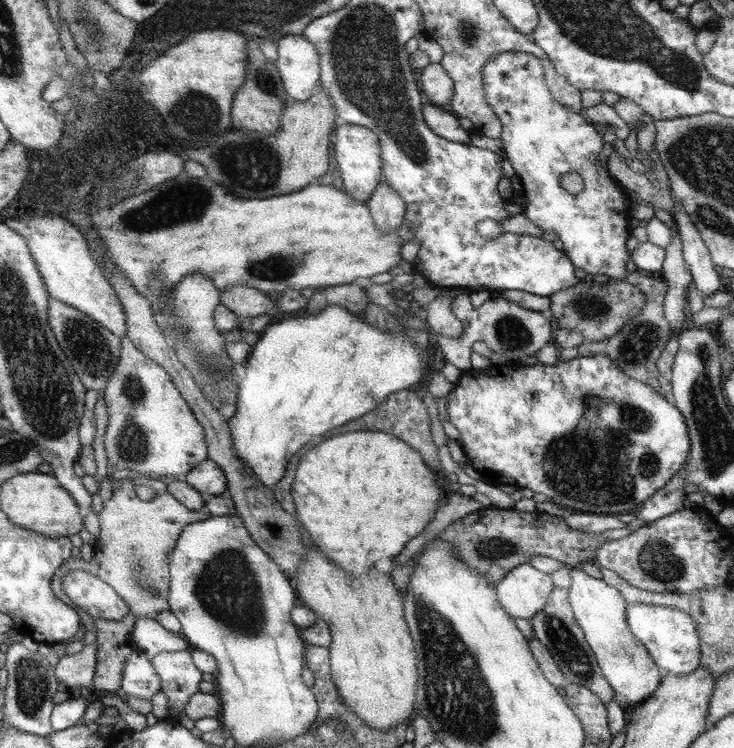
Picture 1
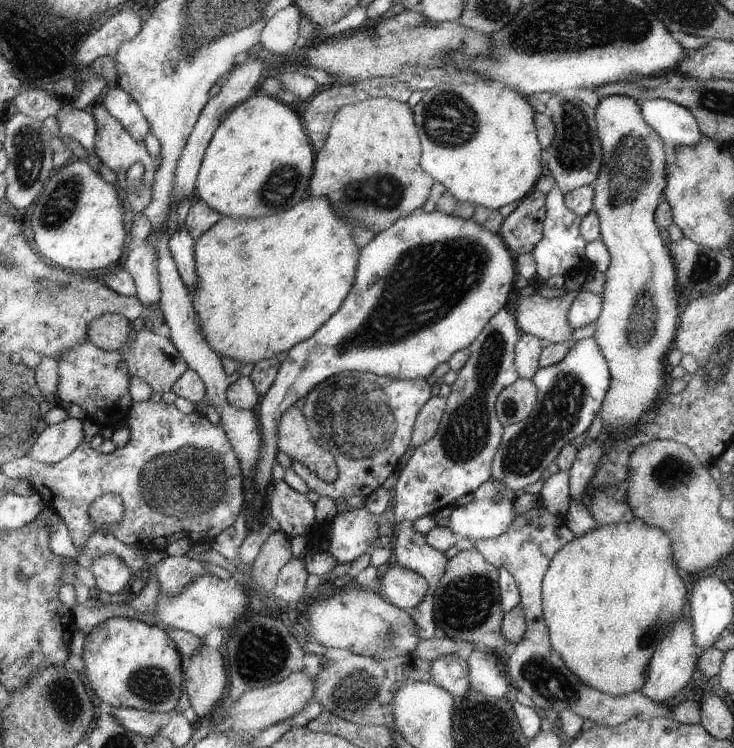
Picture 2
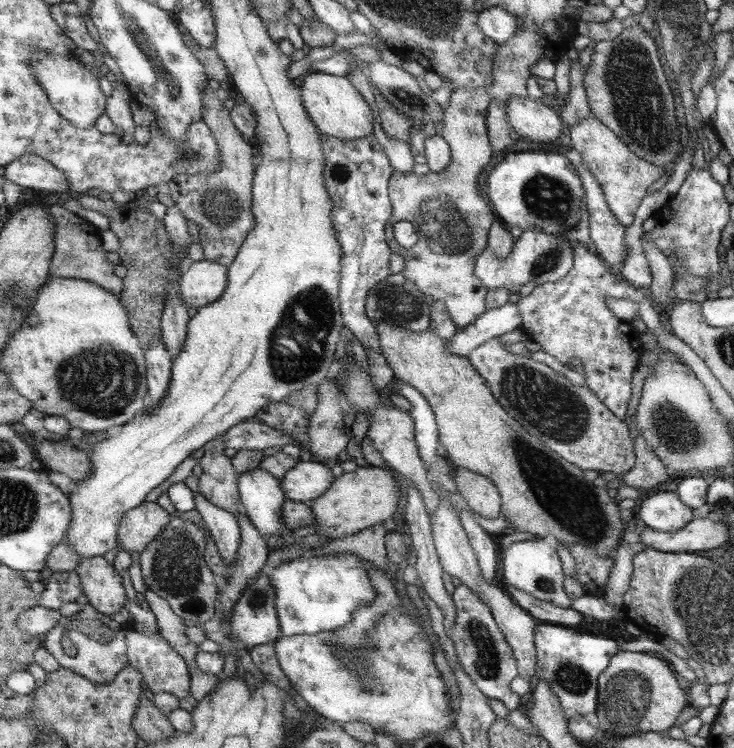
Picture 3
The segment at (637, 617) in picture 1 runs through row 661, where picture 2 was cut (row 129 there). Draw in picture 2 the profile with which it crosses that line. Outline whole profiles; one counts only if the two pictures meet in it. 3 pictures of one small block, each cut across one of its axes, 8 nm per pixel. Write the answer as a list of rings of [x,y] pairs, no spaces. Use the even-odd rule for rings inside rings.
[[[639,100],[637,104],[639,104],[643,120],[647,122],[647,126],[651,126],[659,134],[659,138],[663,138],[663,144],[669,154],[679,152],[679,148],[693,148],[701,142],[703,134],[697,126],[697,120],[693,118],[693,114],[689,114],[685,106],[679,106],[669,100]]]

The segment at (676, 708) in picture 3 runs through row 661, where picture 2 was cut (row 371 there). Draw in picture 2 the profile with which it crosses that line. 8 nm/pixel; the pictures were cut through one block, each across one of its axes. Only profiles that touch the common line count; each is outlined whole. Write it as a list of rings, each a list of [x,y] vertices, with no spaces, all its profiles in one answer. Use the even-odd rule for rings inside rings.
[[[629,96],[599,98],[599,104],[595,106],[595,124],[603,156],[593,186],[591,214],[597,214],[601,232],[599,240],[605,244],[611,256],[611,264],[609,270],[605,272],[605,284],[601,292],[603,308],[599,318],[595,320],[595,334],[593,334],[593,340],[597,342],[599,352],[603,354],[611,374],[611,386],[605,394],[603,408],[599,410],[599,414],[603,420],[603,428],[611,430],[609,436],[621,436],[625,428],[643,418],[643,414],[655,404],[659,392],[665,390],[667,368],[669,368],[665,356],[667,350],[673,348],[675,330],[681,314],[677,306],[679,288],[677,288],[675,264],[669,256],[667,242],[661,240],[659,226],[655,224],[655,208],[663,198],[665,176],[667,176],[667,166],[671,164],[671,154],[667,152],[663,138],[659,138],[659,134],[643,120],[639,104],[635,104],[635,100]]]

